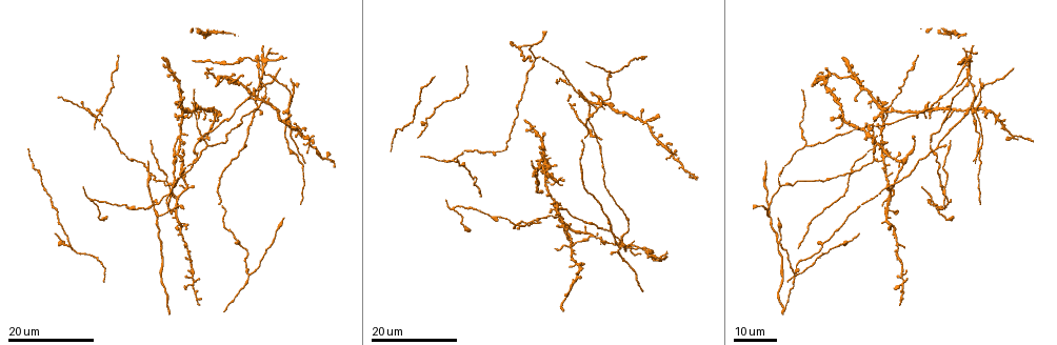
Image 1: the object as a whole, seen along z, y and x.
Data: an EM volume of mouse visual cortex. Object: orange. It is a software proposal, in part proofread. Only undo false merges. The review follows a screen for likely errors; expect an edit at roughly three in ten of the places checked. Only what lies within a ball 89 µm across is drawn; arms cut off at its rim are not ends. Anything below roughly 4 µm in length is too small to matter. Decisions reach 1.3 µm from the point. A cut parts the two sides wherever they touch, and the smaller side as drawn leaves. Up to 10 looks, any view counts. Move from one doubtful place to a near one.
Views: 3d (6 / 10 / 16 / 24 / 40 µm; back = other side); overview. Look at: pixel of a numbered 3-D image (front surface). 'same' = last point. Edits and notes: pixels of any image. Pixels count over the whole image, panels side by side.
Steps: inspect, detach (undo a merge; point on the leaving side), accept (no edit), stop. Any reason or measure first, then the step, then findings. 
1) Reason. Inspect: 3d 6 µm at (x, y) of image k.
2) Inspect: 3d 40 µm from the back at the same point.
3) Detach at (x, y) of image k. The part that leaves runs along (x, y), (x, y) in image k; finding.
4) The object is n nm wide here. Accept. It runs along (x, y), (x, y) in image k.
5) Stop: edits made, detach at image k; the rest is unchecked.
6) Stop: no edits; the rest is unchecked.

Four-way junction. Inspect: 3d 24 µm at (193, 272) of image 1.

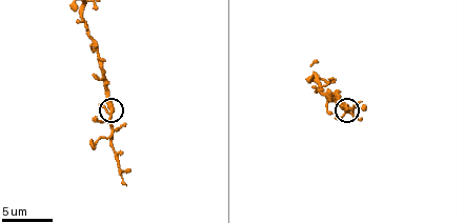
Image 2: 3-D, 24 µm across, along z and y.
Inspect: 3d 6 µm at (113, 110) of image 2.

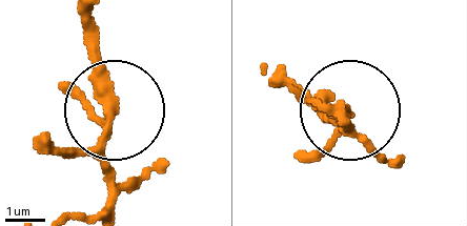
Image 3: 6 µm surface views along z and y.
Accept. It runs along (79, 15), (113, 105), (105, 206) in image 3; continuous, no second cell.

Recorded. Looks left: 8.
Thin neck. Inspect: 3d 24 µm at (583, 141) of image 1.

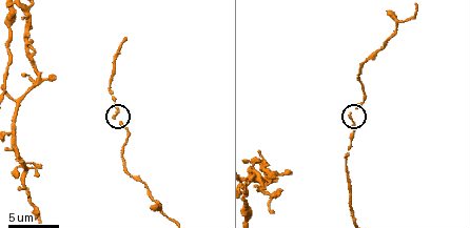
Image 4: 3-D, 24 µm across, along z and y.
Closer look. Inspect: 3d 6 µm at (115, 118) of image 4.

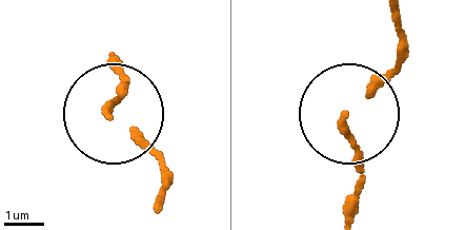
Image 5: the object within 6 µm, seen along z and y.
Accept. It runs along (114, 54), (124, 81), (114, 111), (170, 172) in image 5; continuous, no second cell.

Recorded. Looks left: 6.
A fork. Inspect: 3d 16 µm at (803, 147) of image 1.

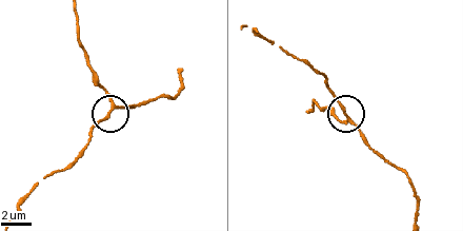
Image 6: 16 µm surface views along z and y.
Inspect: 3d 6 µm at (113, 108) of image 6.

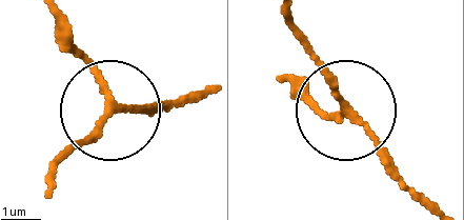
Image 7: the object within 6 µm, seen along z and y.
The object is 160 nm wide here. Accept. It runs along (208, 88), (158, 108), (118, 108), (98, 68), (61, 32) in image 7; continuous, no second cell.

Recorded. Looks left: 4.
A fork. Inspect: 3d 16 µm at (172, 186) of image 1.

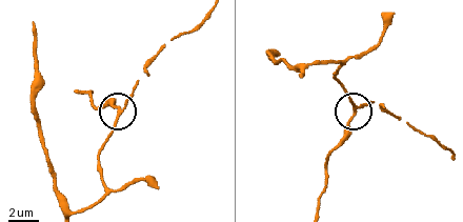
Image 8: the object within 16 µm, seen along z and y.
Inspect: 3d 10 µm at (353, 112) of image 8.

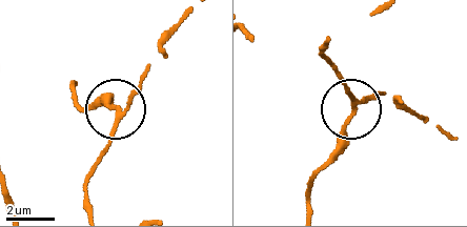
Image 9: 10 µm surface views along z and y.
3 arms meet here. Accept. It runs along (186, 14), (120, 112), (105, 150) in image 9; continuous, no second cell.

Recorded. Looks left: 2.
Looks like a crossing. Inspect: 3d 16 µm at (283, 120) of image 1.

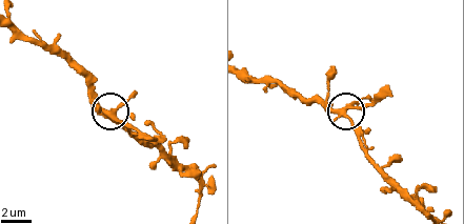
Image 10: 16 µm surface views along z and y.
Zoom in. Inspect: 3d 6 µm at (110, 114) of image 10.

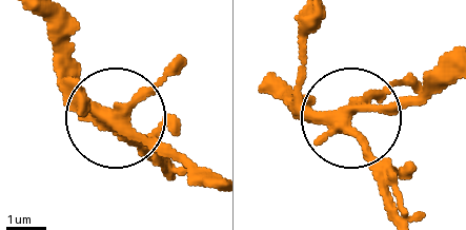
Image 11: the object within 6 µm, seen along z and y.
The object is 320 nm wide here. Accept. It runs along (271, 93), (331, 120), (429, 93) in image 11; all the same cell.

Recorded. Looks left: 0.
Stop: no edits; the rest is unchecked.

